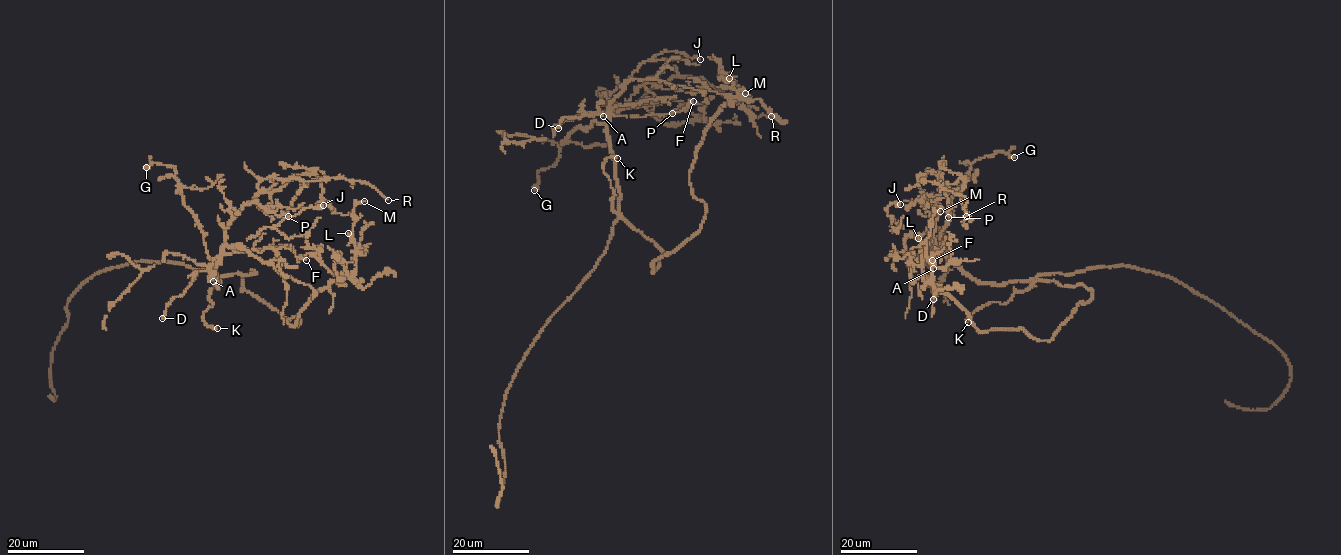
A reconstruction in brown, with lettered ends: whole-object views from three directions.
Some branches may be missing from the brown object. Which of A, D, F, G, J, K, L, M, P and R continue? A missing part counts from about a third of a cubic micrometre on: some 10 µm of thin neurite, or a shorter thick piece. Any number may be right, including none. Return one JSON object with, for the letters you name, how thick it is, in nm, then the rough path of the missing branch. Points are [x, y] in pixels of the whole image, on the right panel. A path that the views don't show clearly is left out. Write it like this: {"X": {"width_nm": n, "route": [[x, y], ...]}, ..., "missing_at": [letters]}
{"missing_at": []}

